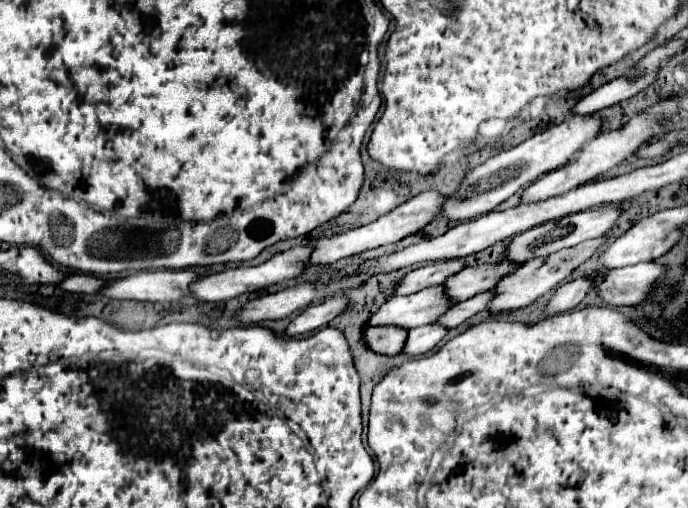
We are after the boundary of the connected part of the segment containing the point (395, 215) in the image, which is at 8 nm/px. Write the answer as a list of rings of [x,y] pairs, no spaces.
[[[434,190],[428,192],[420,192],[418,196],[410,198],[408,202],[404,202],[402,206],[398,206],[396,210],[384,214],[382,218],[378,218],[372,224],[342,232],[334,238],[320,238],[320,240],[310,240],[310,246],[314,246],[314,254],[310,258],[310,264],[334,264],[342,258],[350,258],[354,254],[360,254],[364,250],[370,248],[378,248],[378,246],[386,246],[386,244],[394,244],[410,234],[418,234],[426,224],[430,224],[434,218],[438,218],[442,214],[442,206],[444,206],[446,196]]]

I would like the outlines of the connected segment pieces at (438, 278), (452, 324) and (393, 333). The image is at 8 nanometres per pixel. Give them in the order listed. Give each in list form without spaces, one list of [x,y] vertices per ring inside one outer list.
[[[444,260],[444,262],[436,262],[430,266],[412,270],[408,276],[404,276],[404,282],[400,282],[396,294],[414,294],[424,288],[444,284],[450,276],[458,274],[464,268],[466,264],[462,260]]]
[[[482,292],[476,294],[464,302],[458,302],[448,314],[444,314],[444,318],[440,318],[440,324],[446,328],[456,328],[460,326],[464,320],[472,318],[474,314],[482,312],[488,308],[488,302],[494,298],[494,292]]]
[[[368,326],[364,338],[368,346],[372,346],[372,350],[376,350],[378,354],[394,356],[402,352],[408,338],[408,330],[400,326]]]

